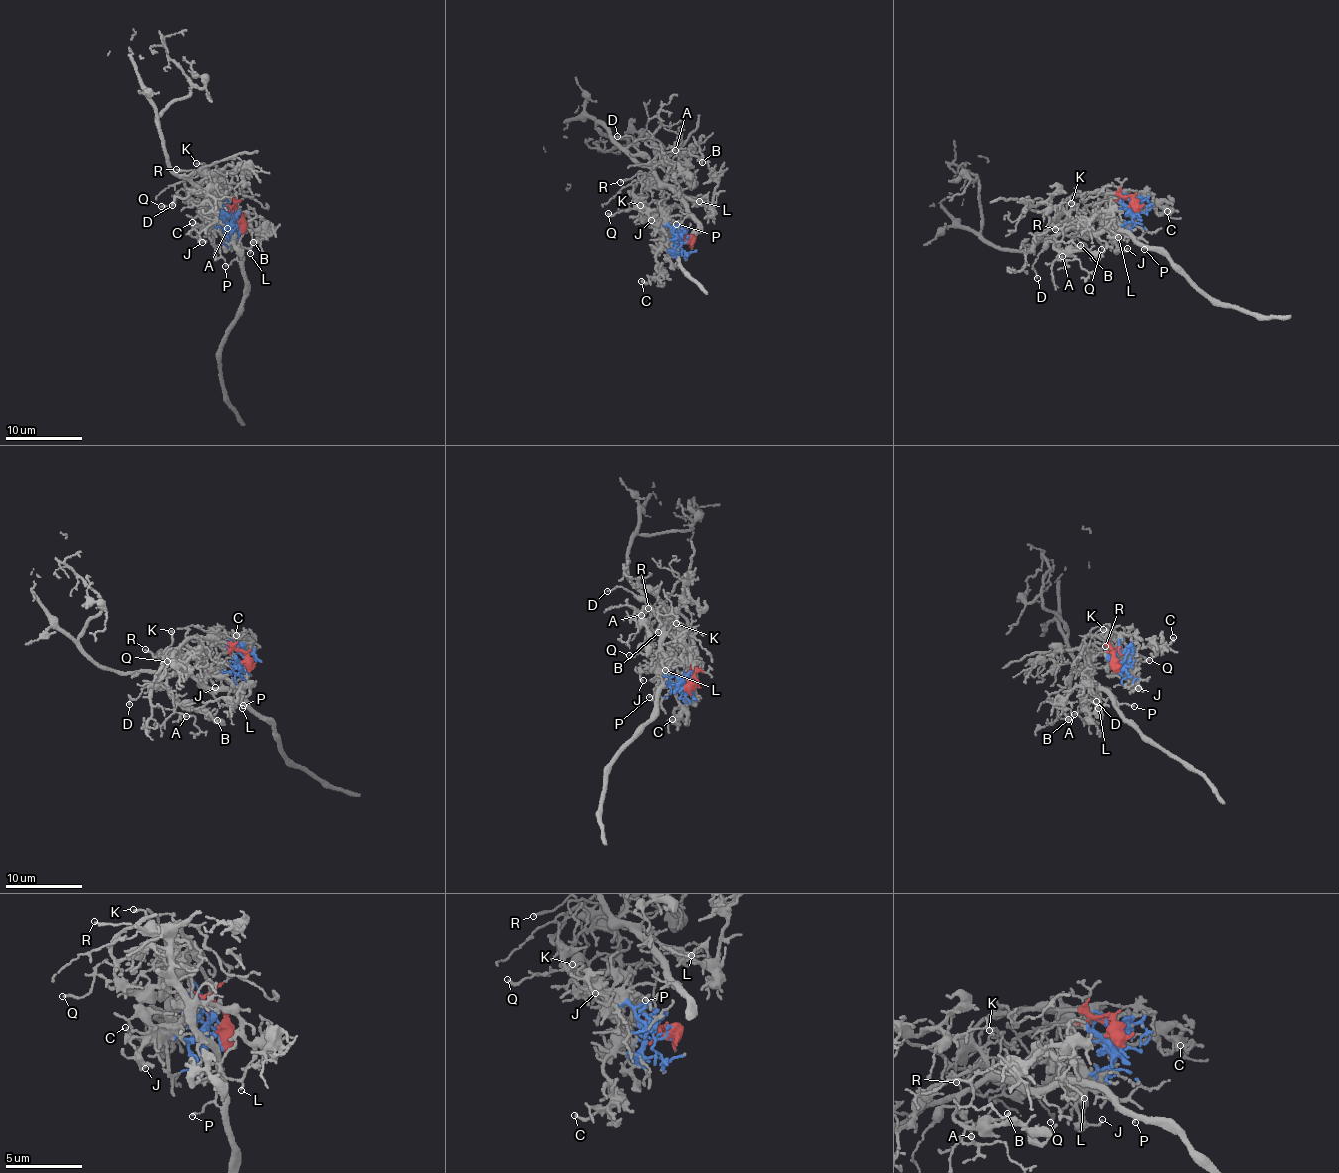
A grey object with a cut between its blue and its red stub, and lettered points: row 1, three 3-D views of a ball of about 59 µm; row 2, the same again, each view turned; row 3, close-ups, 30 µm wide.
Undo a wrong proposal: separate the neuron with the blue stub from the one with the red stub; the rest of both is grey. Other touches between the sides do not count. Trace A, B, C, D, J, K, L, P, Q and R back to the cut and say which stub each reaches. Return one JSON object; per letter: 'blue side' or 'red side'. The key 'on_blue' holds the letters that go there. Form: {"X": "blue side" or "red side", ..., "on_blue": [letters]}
{"A": "red side", "B": "red side", "C": "blue side", "D": "red side", "J": "blue side", "K": "red side", "L": "red side", "P": "red side", "Q": "blue side", "R": "red side", "on_blue": ["C", "J", "Q"]}

